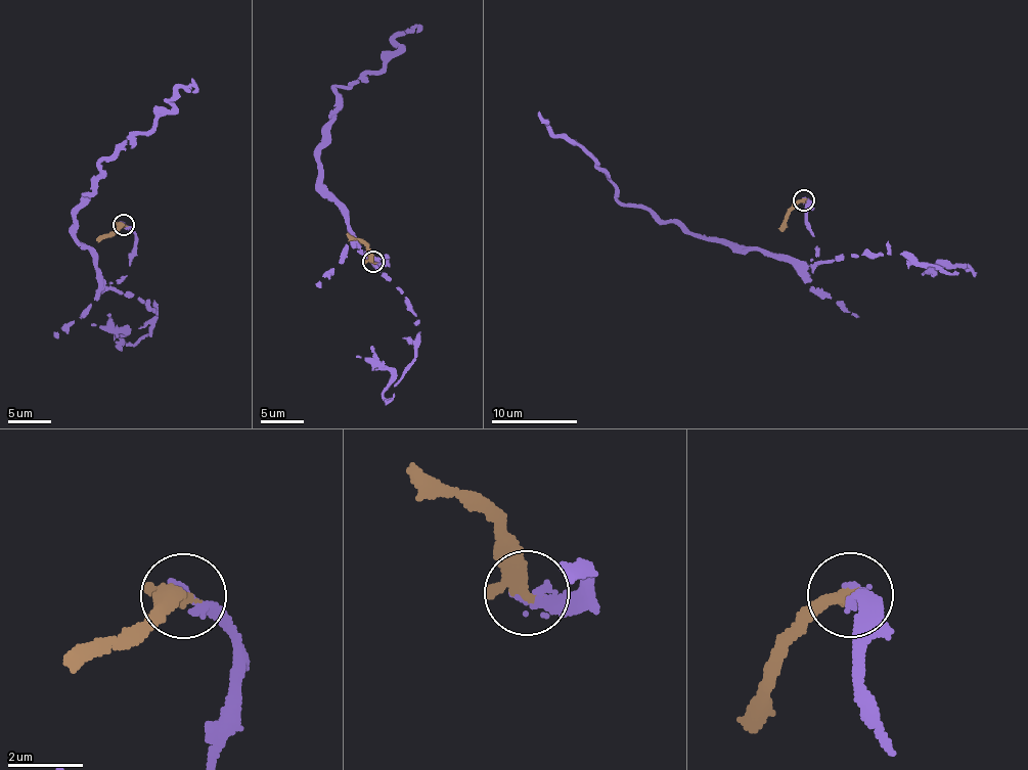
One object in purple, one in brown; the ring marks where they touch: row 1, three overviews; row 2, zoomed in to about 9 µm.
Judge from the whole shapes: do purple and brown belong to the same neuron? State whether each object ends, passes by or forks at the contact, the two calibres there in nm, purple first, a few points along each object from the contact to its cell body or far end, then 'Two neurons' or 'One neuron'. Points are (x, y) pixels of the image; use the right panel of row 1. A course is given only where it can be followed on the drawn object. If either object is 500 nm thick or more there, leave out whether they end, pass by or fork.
At the ring purple ends. At the ring brown ends. Thickness 120 nm (purple) against 400 nm. Course of purple: (803, 198), (817, 261), (745, 252), (630, 208), (591, 155), (541, 122). Course of brown: (803, 200), (788, 214), (779, 231). One neuron

